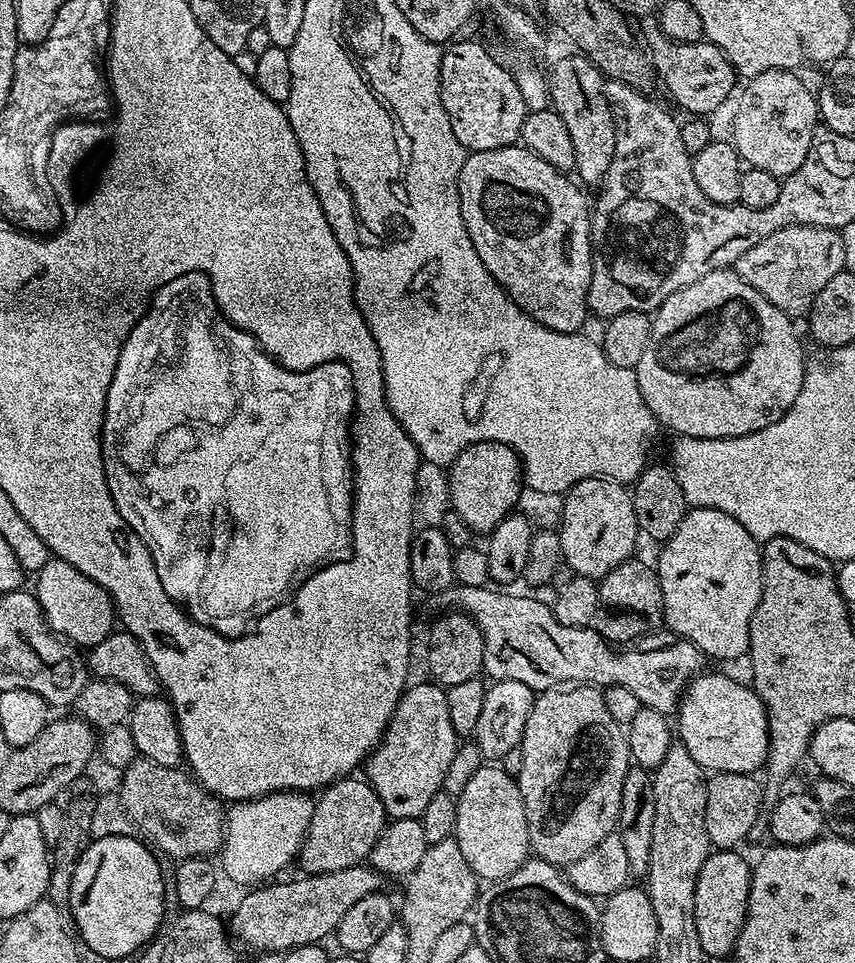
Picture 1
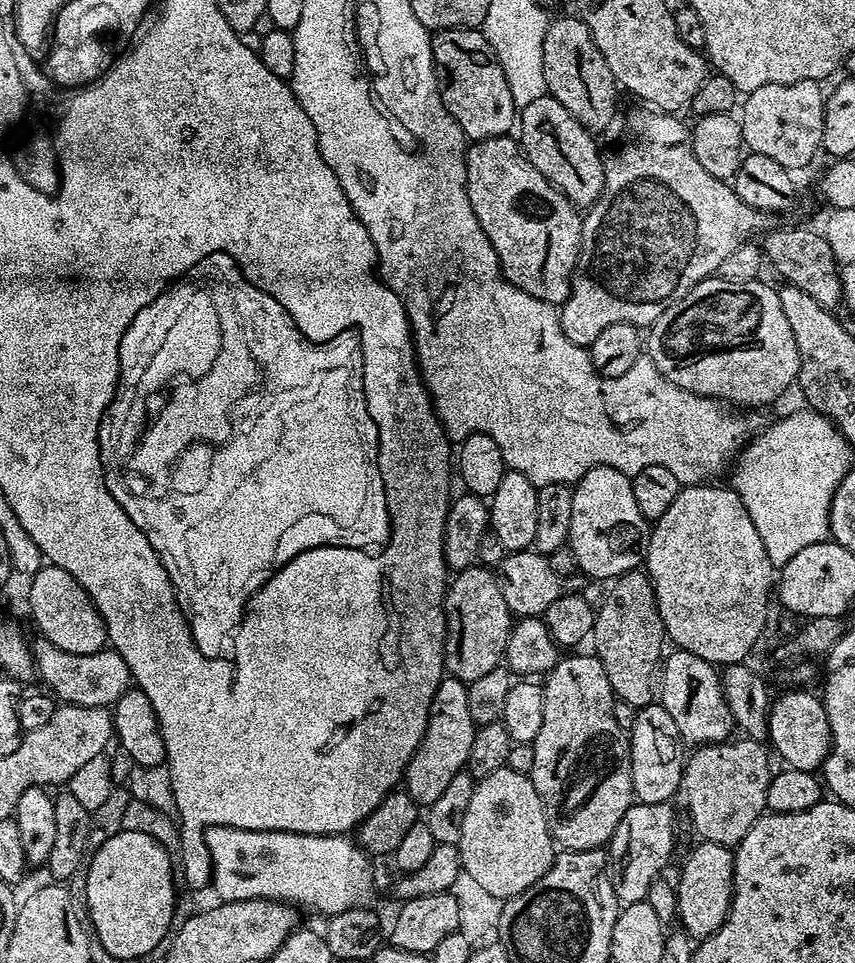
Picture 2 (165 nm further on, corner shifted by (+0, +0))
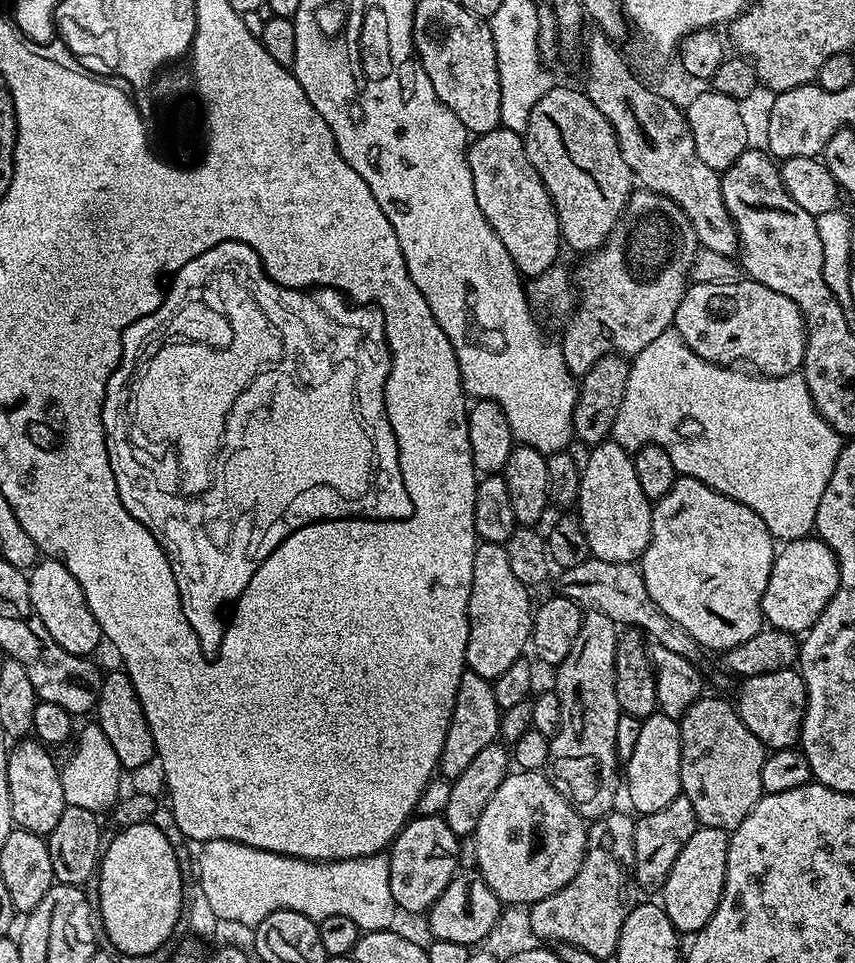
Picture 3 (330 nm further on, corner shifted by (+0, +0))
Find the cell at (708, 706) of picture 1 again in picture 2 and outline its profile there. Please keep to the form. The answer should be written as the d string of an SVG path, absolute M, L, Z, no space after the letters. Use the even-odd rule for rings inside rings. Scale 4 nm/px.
M672 650L663 657L662 671L658 676L658 702L666 710L666 714L674 718L674 726L678 726L678 734L683 738L685 745L720 744L733 735L734 723L730 706L724 697L721 673L717 665L698 658L698 654Z

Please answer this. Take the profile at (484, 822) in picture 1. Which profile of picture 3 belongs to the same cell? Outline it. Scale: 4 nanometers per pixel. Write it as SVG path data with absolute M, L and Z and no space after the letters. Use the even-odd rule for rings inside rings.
M509 771L478 818L475 871L494 890L501 905L537 904L578 874L588 849L589 831L586 821L543 771Z

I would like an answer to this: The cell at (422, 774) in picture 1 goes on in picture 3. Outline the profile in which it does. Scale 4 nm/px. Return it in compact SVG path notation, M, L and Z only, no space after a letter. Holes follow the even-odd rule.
M464 671L462 682L458 686L458 694L454 702L454 714L450 726L446 730L446 746L442 746L439 775L444 778L455 778L470 766L470 761L485 746L497 743L500 735L500 713L502 709L494 698L493 681L482 678L478 674Z

